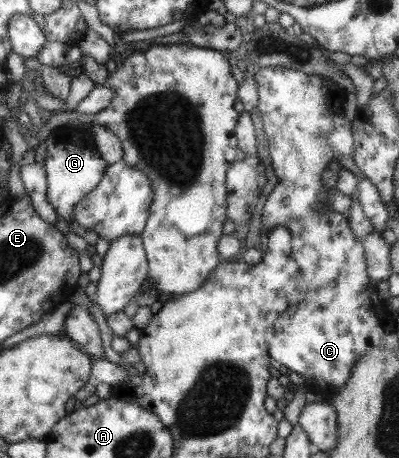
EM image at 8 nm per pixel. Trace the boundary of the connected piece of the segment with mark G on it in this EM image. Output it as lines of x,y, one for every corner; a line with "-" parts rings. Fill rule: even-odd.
82,125
82,128
72,126
61,126
50,132
47,138
46,148
46,172
48,172
48,200
52,204
54,212
66,221
70,231
76,236
81,236
89,246
95,246
99,236
91,229
84,230
76,224
72,218
76,204
92,192
96,185
102,180
107,170
107,162
100,158
99,151
96,150
95,144
91,140
90,127

